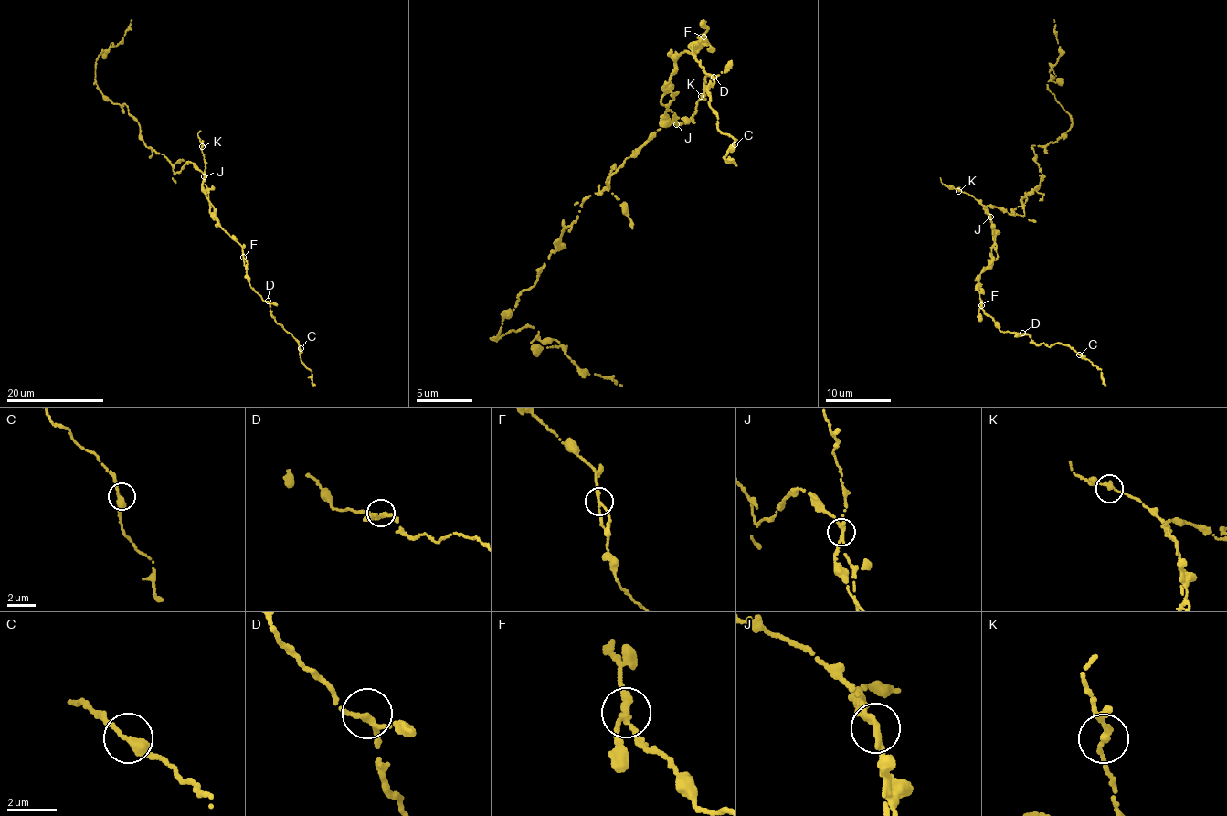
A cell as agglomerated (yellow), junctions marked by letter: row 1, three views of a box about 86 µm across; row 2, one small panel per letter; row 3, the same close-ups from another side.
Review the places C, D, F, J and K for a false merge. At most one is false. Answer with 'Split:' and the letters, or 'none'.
Split: none

